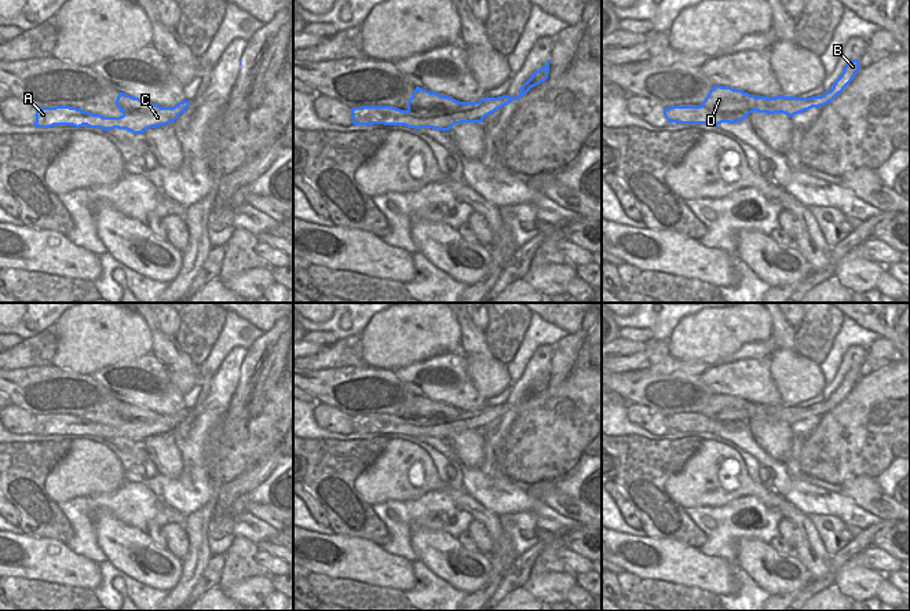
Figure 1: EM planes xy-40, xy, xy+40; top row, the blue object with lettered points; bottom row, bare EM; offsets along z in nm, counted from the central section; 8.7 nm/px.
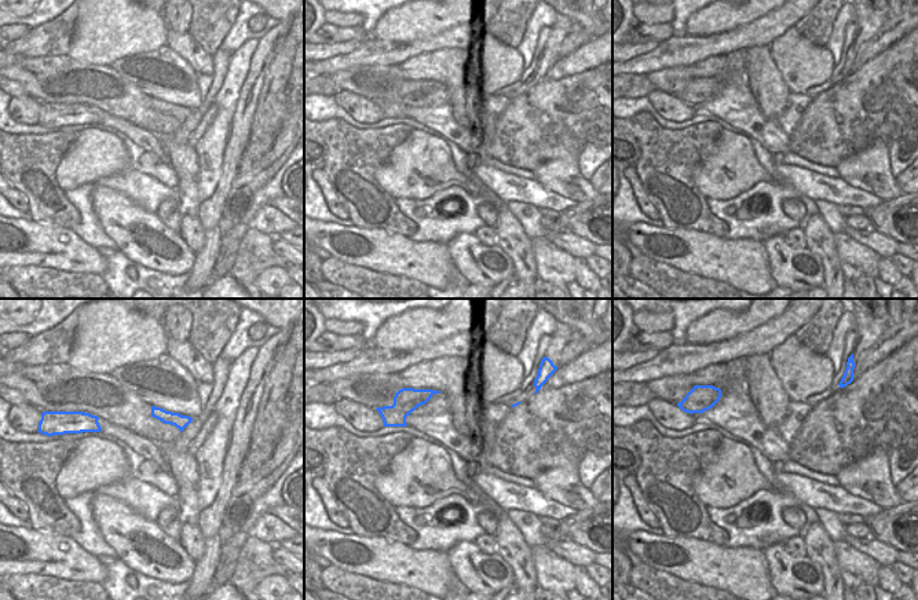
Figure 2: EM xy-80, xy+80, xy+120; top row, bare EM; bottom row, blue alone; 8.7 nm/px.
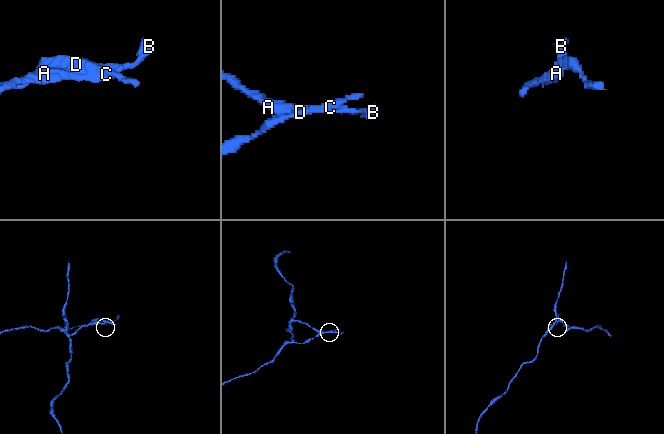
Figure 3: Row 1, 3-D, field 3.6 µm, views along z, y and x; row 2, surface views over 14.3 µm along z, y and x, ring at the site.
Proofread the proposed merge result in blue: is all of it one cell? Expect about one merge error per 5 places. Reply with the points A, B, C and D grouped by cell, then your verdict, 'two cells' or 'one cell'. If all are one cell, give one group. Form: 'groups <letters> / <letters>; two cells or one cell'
groups A B C / D; two cells

